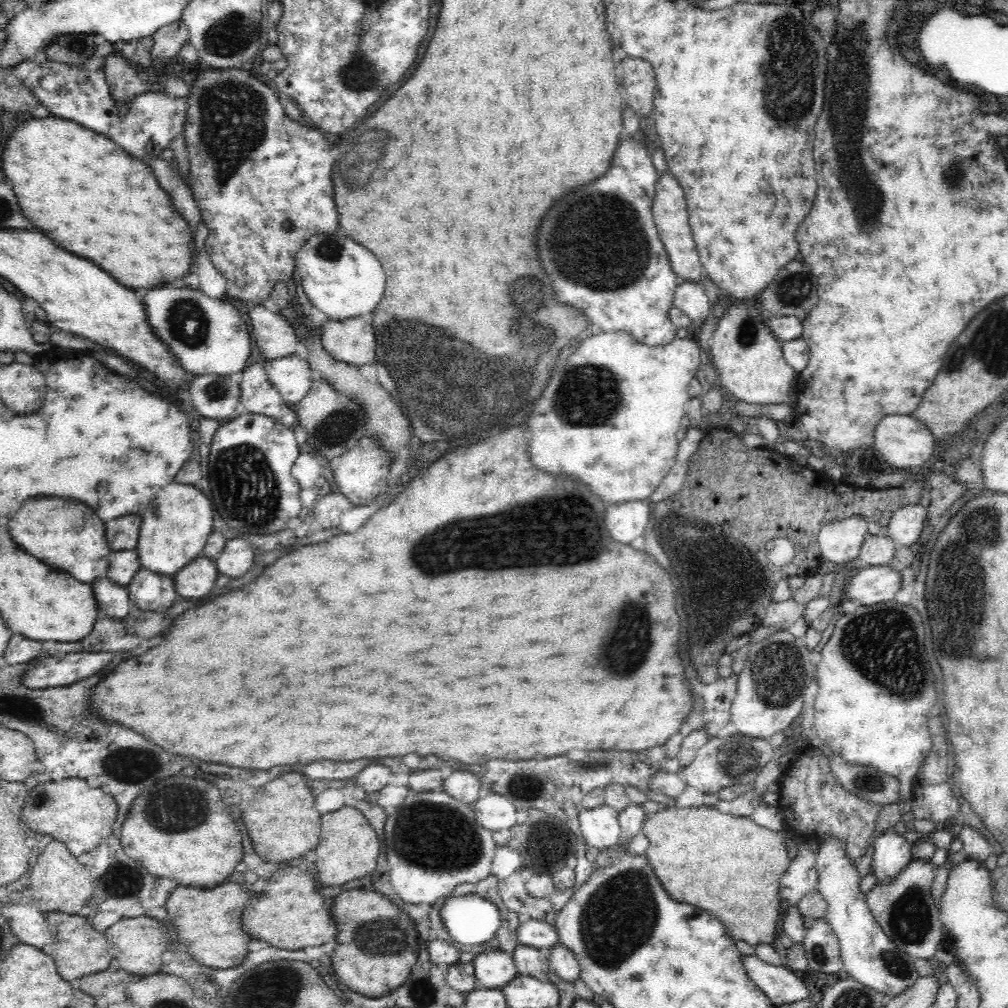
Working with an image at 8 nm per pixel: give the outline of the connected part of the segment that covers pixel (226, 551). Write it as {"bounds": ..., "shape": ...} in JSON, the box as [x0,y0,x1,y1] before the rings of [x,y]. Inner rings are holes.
{"bounds":[216,536,254,576],"shape":[[[246,536],[227,539],[220,556],[216,560],[218,572],[228,576],[242,576],[250,570],[254,553],[252,545],[244,538]]]}

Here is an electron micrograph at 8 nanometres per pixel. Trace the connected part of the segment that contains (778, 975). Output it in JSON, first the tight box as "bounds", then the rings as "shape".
{"bounds":[743,954,808,1006],"shape":[[[743,954],[743,964],[750,980],[774,1006],[787,1006],[808,998],[803,980],[786,967],[767,964],[754,954]]]}

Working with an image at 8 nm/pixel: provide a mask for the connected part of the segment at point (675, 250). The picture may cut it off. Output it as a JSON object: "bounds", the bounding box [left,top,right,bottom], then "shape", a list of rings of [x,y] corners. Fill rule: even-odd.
{"bounds":[652,169,704,281],"shape":[[[666,169],[659,173],[655,184],[652,212],[655,225],[666,247],[667,256],[670,257],[670,265],[679,281],[694,281],[704,272],[700,262],[699,252],[697,251],[693,234],[688,218],[688,206],[686,206],[686,194],[682,194],[682,186],[678,186],[676,177]]]}

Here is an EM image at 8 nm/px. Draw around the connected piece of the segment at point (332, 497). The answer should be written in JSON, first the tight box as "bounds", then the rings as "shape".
{"bounds":[313,493,353,529],"shape":[[[328,493],[318,495],[313,511],[315,527],[321,529],[334,528],[340,516],[353,504],[342,493]]]}

